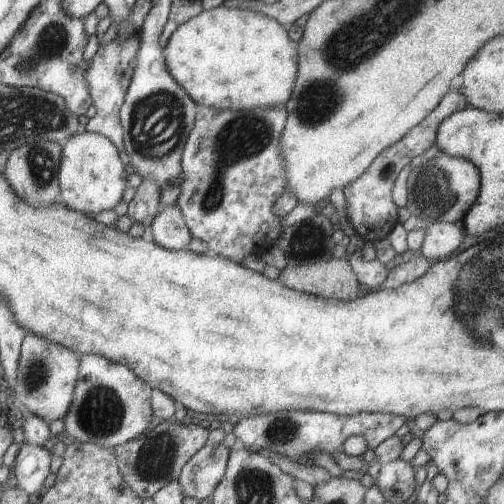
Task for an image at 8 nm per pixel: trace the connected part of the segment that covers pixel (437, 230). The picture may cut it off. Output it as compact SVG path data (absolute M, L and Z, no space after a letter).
M463 221L457 223L433 222L425 225L425 237L420 254L427 259L440 260L450 256L462 244L465 228Z

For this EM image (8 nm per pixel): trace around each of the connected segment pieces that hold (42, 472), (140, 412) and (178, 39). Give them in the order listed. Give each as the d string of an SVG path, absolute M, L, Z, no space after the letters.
M24 442L12 466L17 476L17 486L28 495L38 492L50 474L50 460L51 452L44 445Z
M100 354L79 356L78 378L69 411L65 414L65 430L77 441L110 447L127 443L140 436L154 418L152 389L126 365L110 362Z
M224 4L203 10L178 26L168 39L163 53L169 75L189 97L199 106L218 110L285 106L297 77L298 44L290 38L288 27L265 14L248 9L231 9Z

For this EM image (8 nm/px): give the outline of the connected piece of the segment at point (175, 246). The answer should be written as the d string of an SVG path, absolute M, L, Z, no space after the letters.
M178 206L162 208L162 211L156 215L152 226L147 230L150 240L154 241L158 246L171 251L186 251L188 244L193 239L182 211Z

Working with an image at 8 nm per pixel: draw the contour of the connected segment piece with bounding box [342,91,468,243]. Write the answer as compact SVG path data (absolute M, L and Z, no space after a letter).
M447 92L438 106L426 118L422 119L404 138L383 150L366 169L366 172L355 178L349 185L342 188L347 209L347 218L352 224L356 234L364 241L376 242L387 238L390 231L398 224L398 207L392 199L392 188L398 173L408 166L415 156L422 155L428 148L434 146L437 139L438 127L442 121L452 113L468 108L466 97L456 92Z

